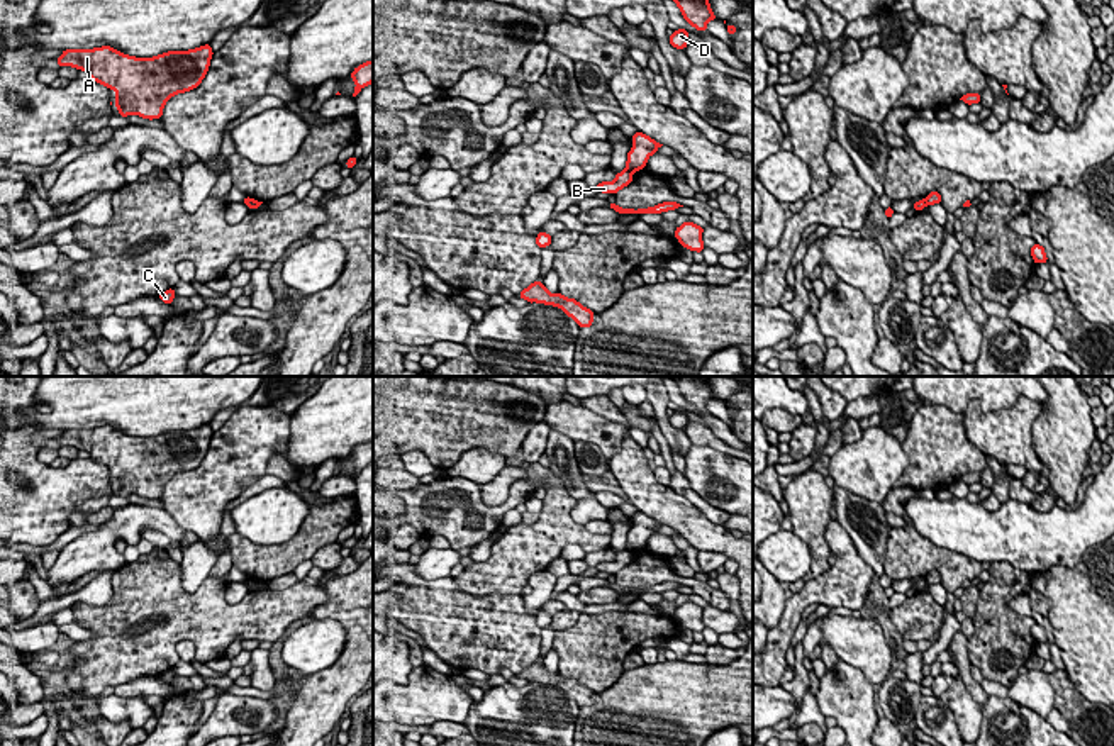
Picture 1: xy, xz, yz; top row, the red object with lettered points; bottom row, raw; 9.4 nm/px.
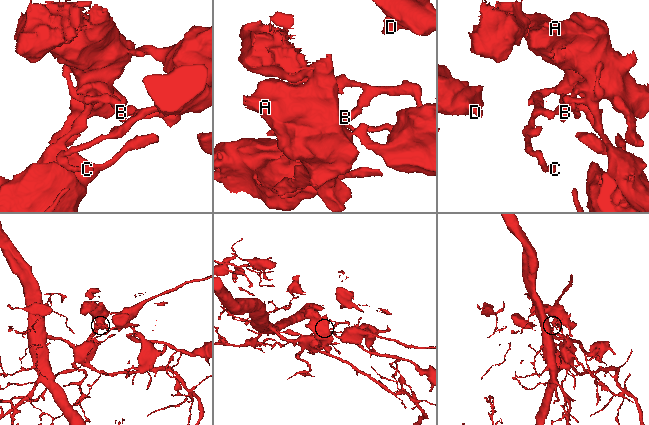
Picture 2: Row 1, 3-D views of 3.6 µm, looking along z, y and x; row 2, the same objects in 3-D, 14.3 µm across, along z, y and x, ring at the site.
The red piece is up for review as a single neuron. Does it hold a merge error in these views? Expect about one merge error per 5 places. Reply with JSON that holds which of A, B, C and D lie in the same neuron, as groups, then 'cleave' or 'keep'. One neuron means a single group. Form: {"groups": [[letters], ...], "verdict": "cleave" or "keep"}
{"groups": [["A", "C", "D"], ["B"]], "verdict": "cleave"}

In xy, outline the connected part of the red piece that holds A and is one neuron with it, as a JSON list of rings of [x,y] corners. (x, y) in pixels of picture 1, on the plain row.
[[[210,424],[190,431],[168,431],[154,437],[134,437],[110,426],[64,429],[58,446],[86,451],[90,459],[115,470],[120,497],[136,493],[161,498],[164,483],[176,473],[197,468],[209,451]]]

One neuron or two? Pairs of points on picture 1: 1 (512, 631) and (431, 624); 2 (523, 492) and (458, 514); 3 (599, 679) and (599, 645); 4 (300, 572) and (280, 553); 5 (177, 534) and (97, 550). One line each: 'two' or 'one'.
1: one
2: one
3: one
4: two
5: one

